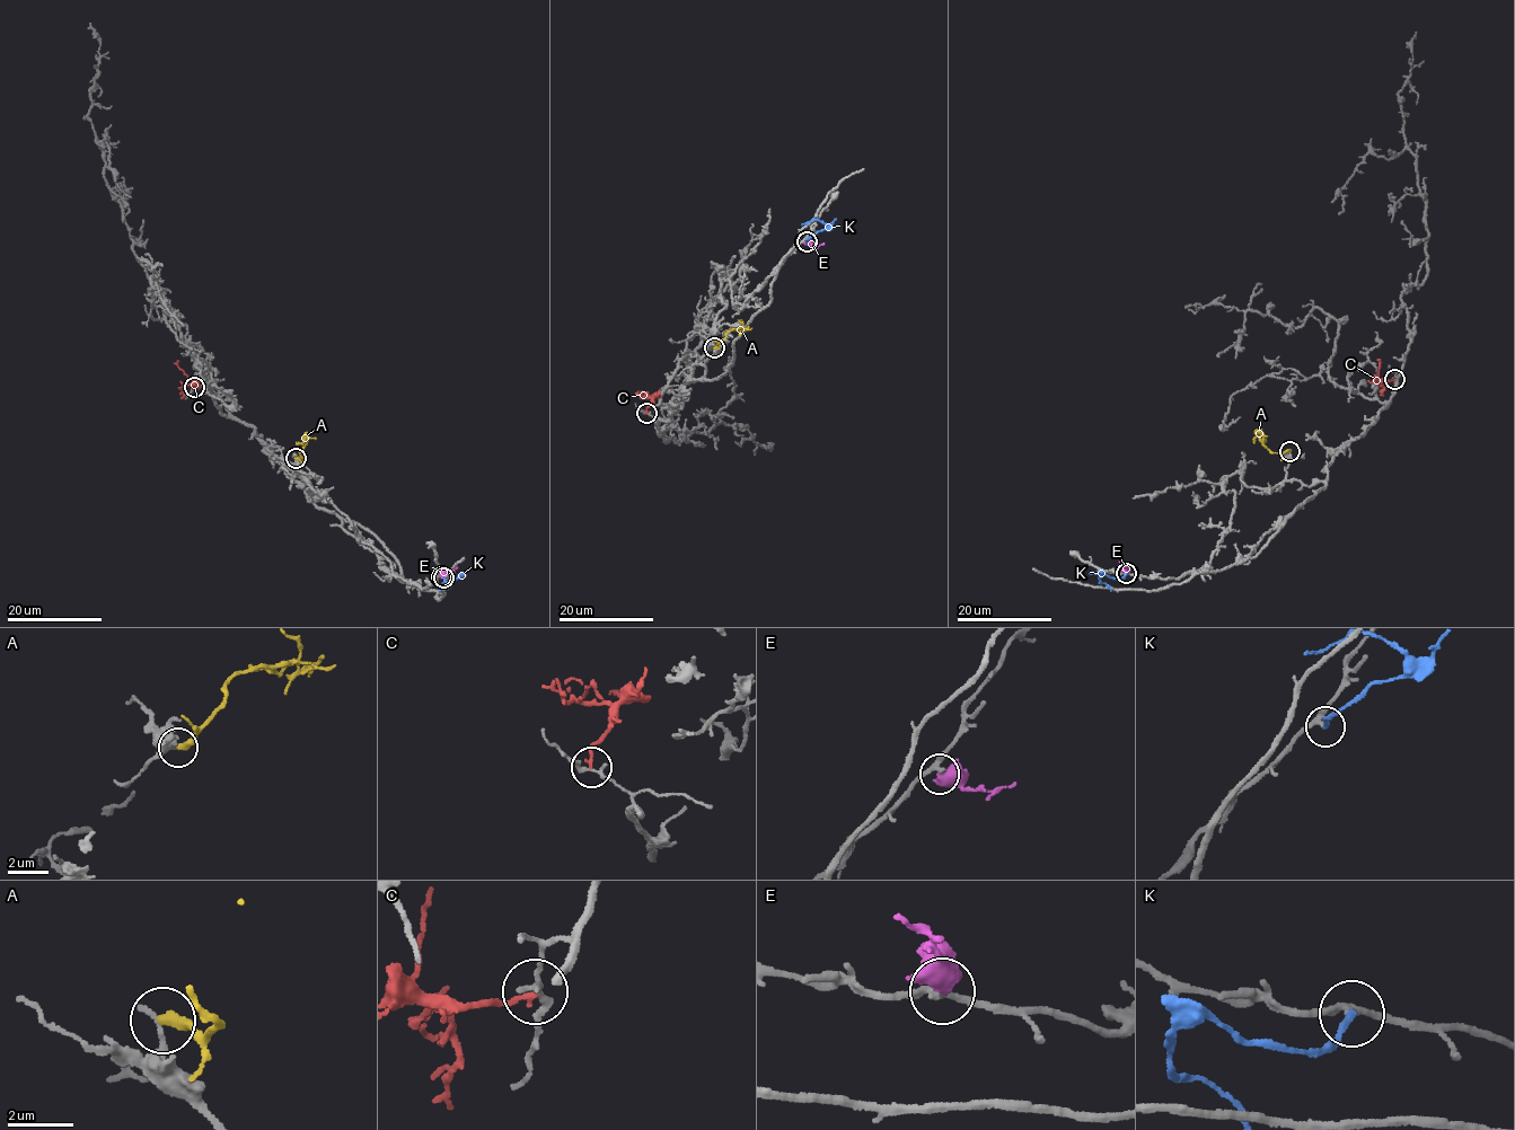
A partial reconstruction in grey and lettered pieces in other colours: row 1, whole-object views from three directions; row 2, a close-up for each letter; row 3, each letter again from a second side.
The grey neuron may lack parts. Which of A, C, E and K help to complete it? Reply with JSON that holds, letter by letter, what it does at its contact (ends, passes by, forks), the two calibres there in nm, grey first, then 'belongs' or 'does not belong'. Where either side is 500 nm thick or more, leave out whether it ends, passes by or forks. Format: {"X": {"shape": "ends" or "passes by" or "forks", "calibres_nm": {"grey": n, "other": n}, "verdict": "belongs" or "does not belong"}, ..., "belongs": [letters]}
{"A": {"shape": "ends", "calibres_nm": {"grey": 190, "other": 360}, "verdict": "does not belong"}, "C": {"shape": "ends", "calibres_nm": {"grey": 180, "other": 160}, "verdict": "does not belong"}, "E": {"calibres_nm": {"grey": 220, "other": 650}, "verdict": "does not belong"}, "K": {"shape": "ends", "calibres_nm": {"grey": 160, "other": 200}, "verdict": "belongs"}, "belongs": ["K"]}

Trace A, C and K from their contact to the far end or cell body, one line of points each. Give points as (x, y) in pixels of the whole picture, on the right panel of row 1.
A: (1289, 451), (1273, 452), (1254, 433)
C: (1394, 379), (1377, 378), (1377, 359)
K: (1126, 574), (1117, 579), (1100, 575), (1100, 582), (1111, 590)

